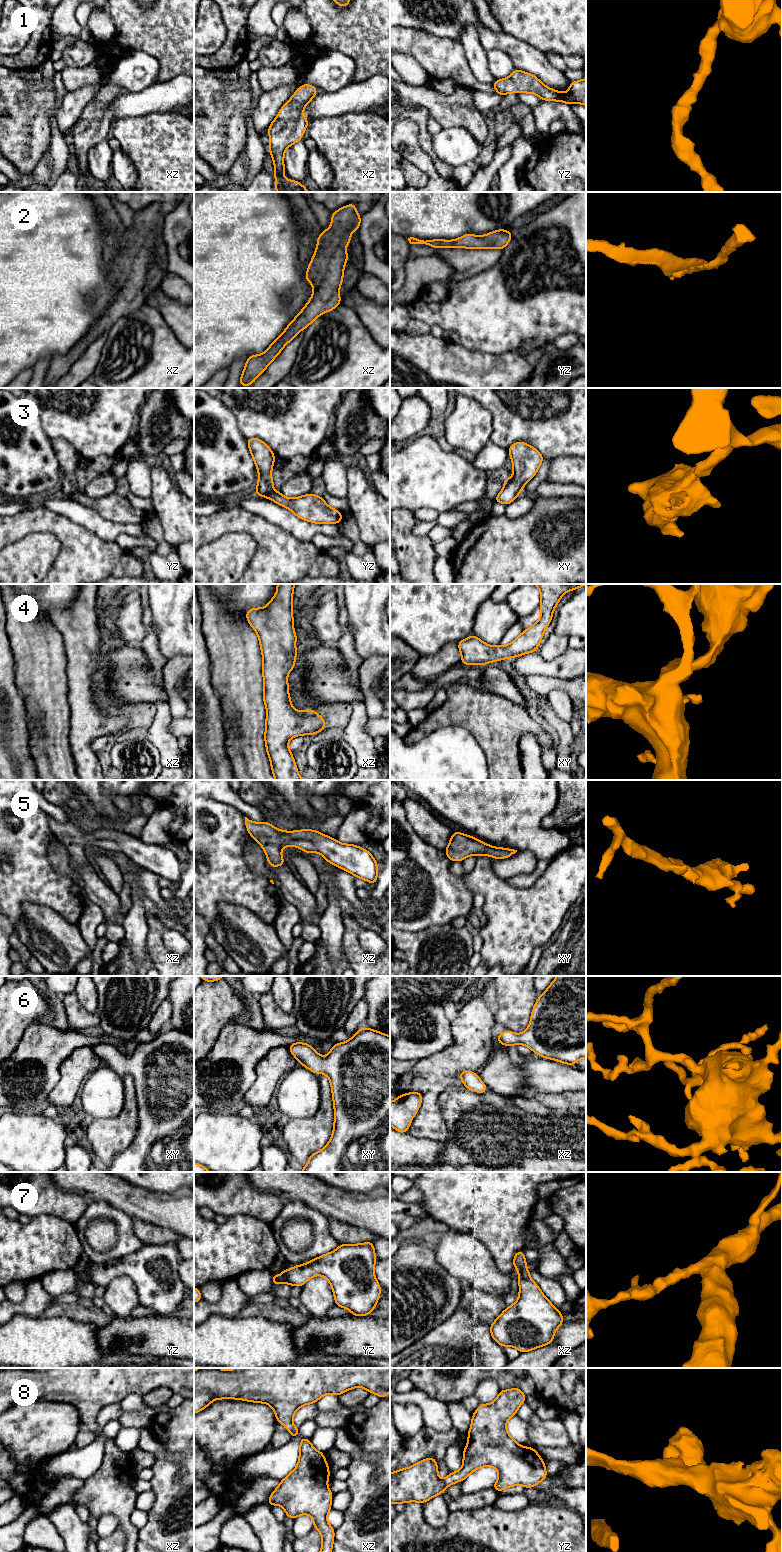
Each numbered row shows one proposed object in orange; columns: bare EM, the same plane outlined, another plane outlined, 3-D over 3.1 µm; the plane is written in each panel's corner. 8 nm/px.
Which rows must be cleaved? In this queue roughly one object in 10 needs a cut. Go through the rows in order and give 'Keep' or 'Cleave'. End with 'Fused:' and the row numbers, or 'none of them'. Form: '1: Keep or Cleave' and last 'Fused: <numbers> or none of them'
1: Keep
2: Keep
3: Keep
4: Keep
5: Keep
6: Keep
7: Keep
8: Keep
Fused: none of them

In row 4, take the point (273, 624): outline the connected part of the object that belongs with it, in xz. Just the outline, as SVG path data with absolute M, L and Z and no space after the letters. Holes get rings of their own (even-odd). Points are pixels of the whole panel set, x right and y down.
M277 584L274 597L264 608L251 608L246 619L256 631L263 658L263 700L267 710L265 745L275 780L304 780L299 776L288 742L295 736L323 731L325 720L314 710L300 713L292 706L287 674L295 670L298 651L293 628L295 584Z

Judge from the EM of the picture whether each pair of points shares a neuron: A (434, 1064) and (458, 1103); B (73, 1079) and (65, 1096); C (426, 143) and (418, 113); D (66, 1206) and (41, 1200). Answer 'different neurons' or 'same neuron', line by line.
A: different neurons
B: same neuron
C: same neuron
D: same neuron

